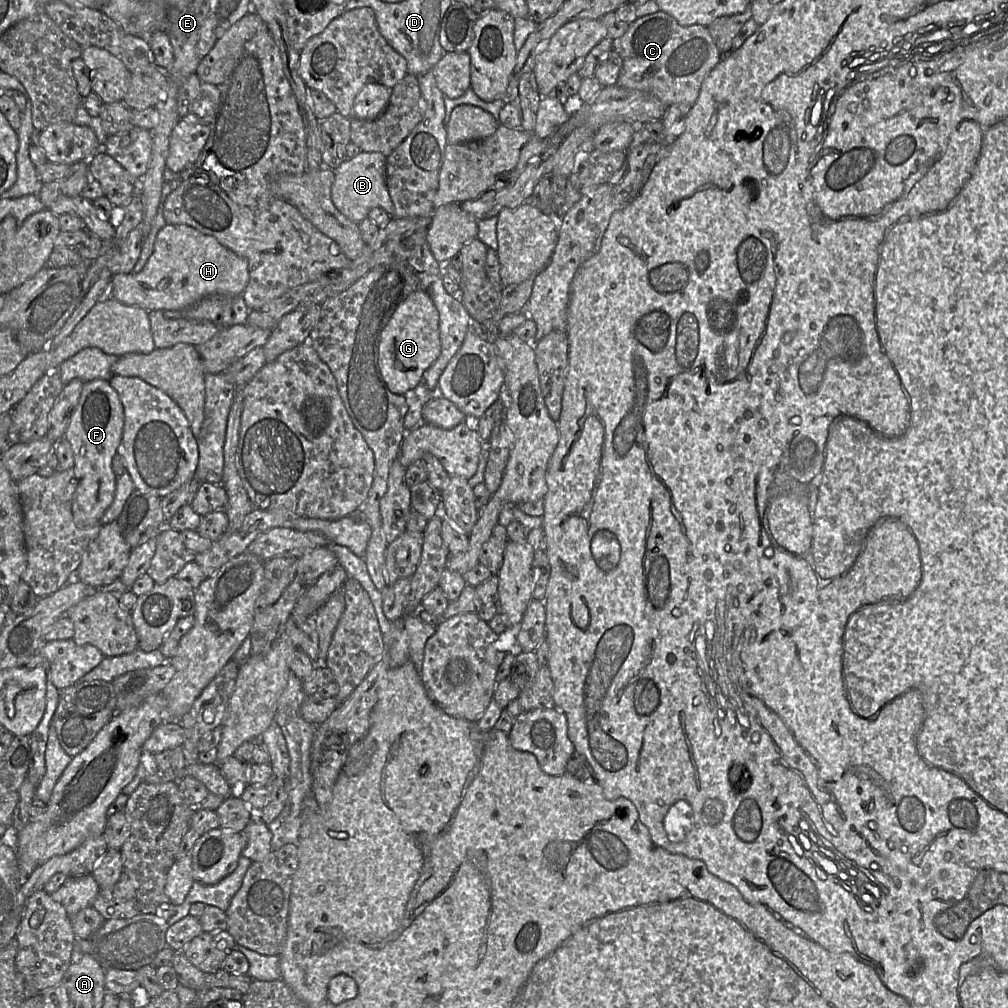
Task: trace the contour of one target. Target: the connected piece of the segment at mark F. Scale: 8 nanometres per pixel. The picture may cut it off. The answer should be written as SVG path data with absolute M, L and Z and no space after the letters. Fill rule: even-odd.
M94 379L84 383L78 404L71 416L63 439L66 439L73 450L73 470L78 480L72 502L72 514L79 528L88 528L99 522L112 504L116 488L116 475L112 470L112 460L122 439L124 428L124 408L118 393L103 379Z

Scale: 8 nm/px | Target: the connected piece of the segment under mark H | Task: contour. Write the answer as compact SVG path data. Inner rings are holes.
M167 224L157 233L154 250L139 273L115 274L110 297L151 310L181 310L211 294L242 296L249 282L248 260L187 225Z

